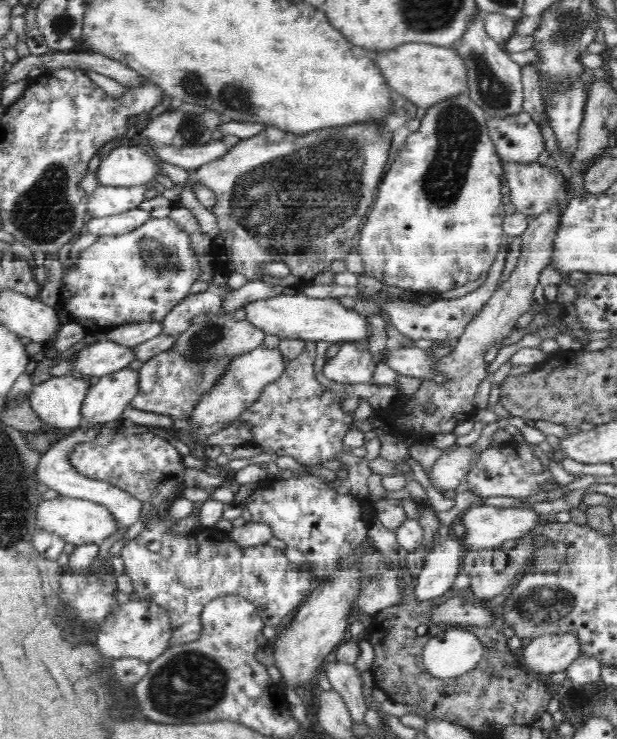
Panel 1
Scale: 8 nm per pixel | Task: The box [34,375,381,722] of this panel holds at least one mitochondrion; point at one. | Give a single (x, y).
(191, 683)

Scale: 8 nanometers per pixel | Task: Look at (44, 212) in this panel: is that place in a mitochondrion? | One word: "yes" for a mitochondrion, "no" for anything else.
yes

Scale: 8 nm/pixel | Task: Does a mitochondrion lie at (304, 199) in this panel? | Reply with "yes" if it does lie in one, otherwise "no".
yes

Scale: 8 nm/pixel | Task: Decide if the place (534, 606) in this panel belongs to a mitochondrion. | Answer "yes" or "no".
yes

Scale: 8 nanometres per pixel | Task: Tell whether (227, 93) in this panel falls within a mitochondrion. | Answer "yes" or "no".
yes

